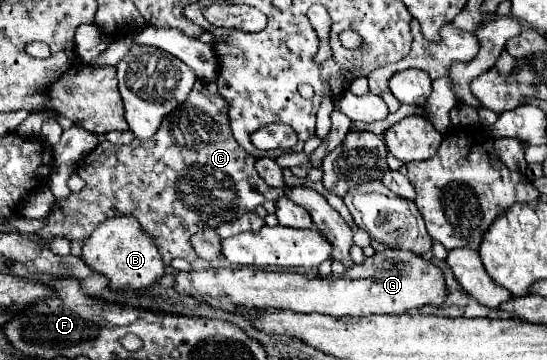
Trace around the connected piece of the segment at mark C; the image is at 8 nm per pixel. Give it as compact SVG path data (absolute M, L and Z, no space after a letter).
M196 81L188 99L162 119L162 125L152 139L134 139L130 145L122 147L102 141L90 155L86 155L76 167L76 173L86 181L86 187L80 193L70 193L64 201L56 201L48 215L48 225L38 231L38 235L44 241L46 237L86 241L108 217L130 213L140 221L146 233L156 237L166 265L176 257L192 263L198 255L190 245L190 233L196 233L206 225L218 227L222 221L234 221L268 199L300 197L300 205L308 209L316 221L316 229L332 245L332 257L350 269L354 261L350 259L348 249L354 233L340 213L310 187L266 185L256 173L254 161L256 157L246 153L234 141L228 105L222 101L216 85Z

